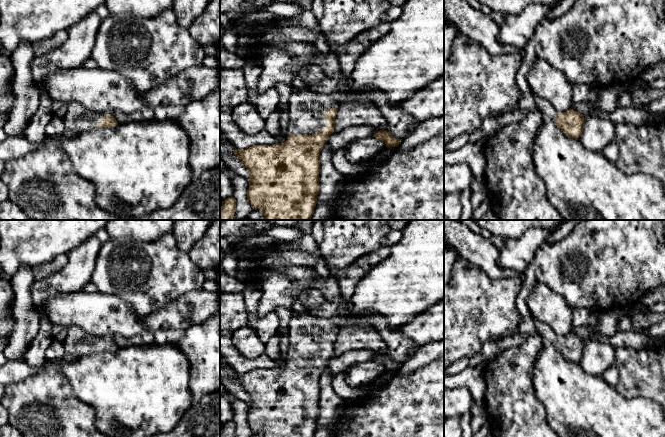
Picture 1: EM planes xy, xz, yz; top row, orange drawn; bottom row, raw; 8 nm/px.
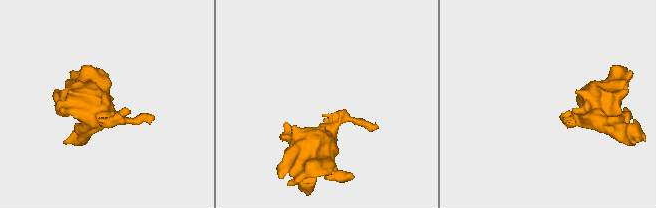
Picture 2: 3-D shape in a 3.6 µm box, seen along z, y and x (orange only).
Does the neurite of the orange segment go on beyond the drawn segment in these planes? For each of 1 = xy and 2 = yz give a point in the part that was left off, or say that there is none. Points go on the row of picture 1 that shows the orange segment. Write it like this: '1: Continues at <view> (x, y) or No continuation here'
1: Continues at xy (77, 119)
2: Continues at yz (548, 112)

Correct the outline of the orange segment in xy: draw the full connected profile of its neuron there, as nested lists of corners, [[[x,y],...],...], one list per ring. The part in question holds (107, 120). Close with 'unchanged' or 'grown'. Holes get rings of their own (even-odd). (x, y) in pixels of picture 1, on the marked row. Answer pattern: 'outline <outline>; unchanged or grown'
outline [[[76,102],[68,104],[63,121],[68,130],[79,134],[94,127],[116,127],[118,125],[113,113],[90,113]]]; grown

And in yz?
outline [[[535,95],[534,101],[544,120],[553,121],[568,137],[579,138],[581,136],[585,115],[571,108],[566,112],[558,113],[548,101]]]; grown

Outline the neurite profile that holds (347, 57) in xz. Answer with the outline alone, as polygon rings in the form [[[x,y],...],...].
[[[382,22],[374,28],[362,31],[338,52],[336,57],[345,78],[351,76],[359,57],[380,38],[388,34],[390,29],[390,22]]]

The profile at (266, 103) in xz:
[[[276,87],[267,89],[264,93],[249,96],[247,101],[254,105],[261,118],[266,120],[279,105],[279,93]]]

